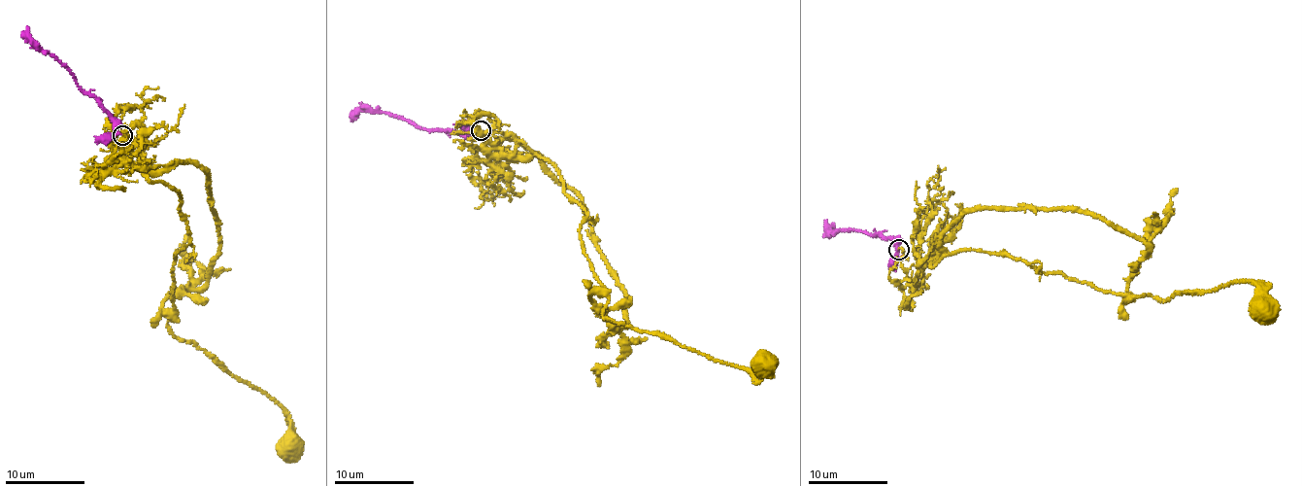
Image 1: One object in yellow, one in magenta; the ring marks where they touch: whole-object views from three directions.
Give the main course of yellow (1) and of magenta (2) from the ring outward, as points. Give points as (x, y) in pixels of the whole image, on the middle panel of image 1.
1: (481, 130), (544, 156), (585, 210), (602, 316), (760, 362)
2: (479, 130), (466, 135), (425, 128), (369, 111), (358, 114), (350, 121)

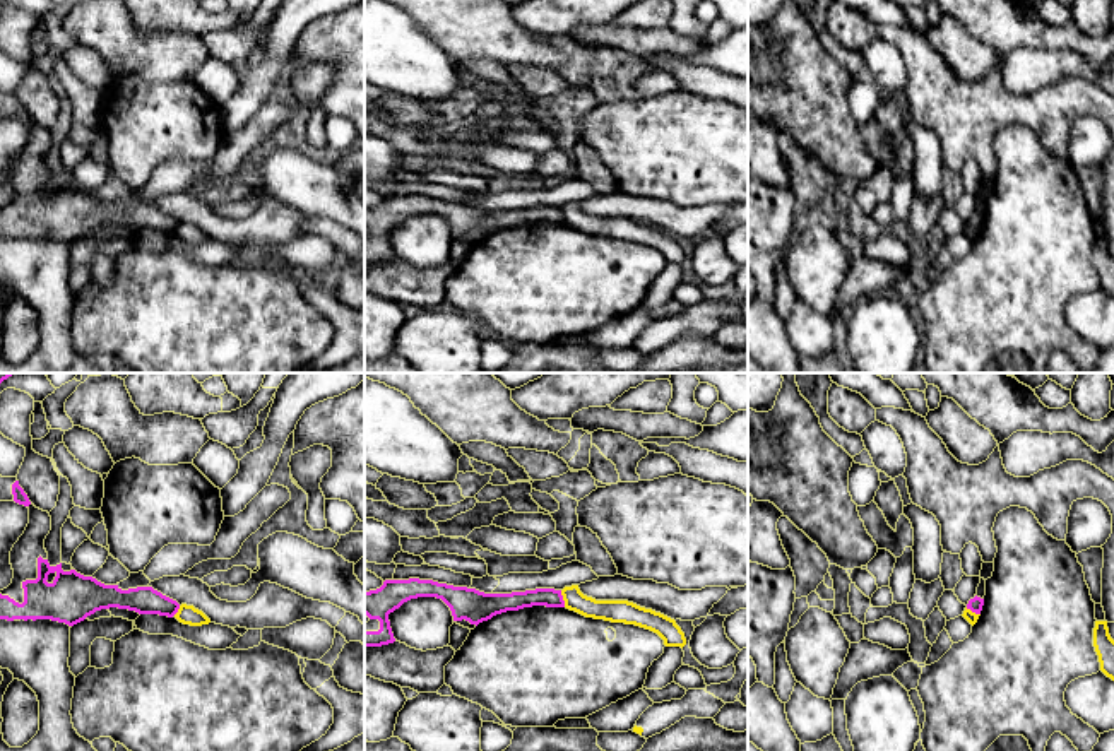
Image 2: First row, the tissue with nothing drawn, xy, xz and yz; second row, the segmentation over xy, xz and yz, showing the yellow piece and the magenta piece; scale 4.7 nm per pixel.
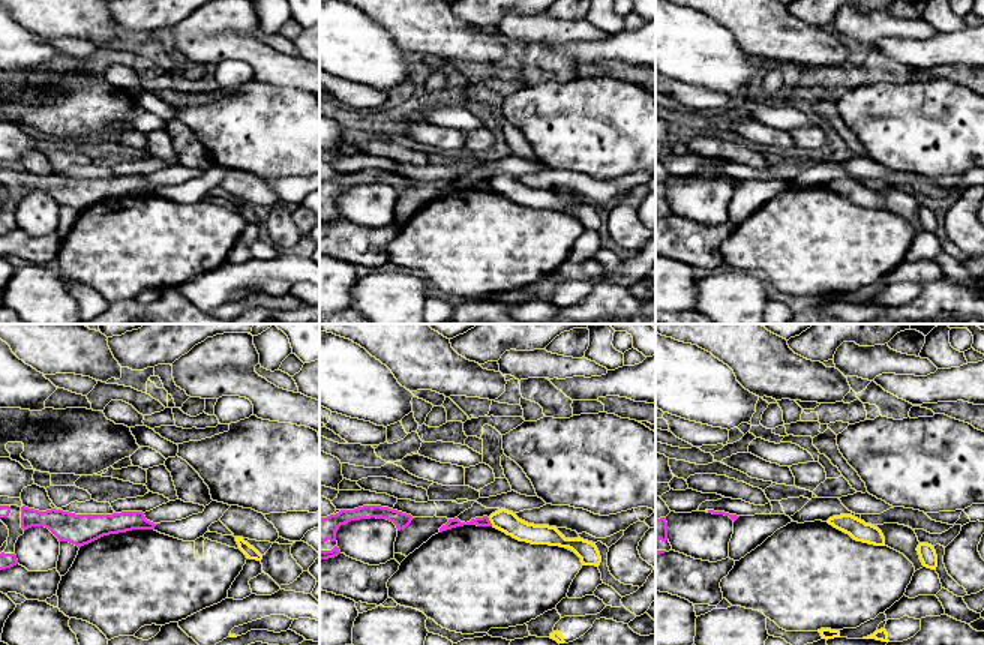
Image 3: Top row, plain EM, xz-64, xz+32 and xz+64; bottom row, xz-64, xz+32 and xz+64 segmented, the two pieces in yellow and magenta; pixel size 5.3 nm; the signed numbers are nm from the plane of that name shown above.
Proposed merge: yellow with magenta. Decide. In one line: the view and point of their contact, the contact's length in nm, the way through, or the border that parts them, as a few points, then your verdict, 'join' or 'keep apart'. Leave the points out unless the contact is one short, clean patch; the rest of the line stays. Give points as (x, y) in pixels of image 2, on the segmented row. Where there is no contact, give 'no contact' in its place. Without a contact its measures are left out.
contact xz (563, 599); length 80 nm; way xz (615, 611), (563, 599), (550, 597); join

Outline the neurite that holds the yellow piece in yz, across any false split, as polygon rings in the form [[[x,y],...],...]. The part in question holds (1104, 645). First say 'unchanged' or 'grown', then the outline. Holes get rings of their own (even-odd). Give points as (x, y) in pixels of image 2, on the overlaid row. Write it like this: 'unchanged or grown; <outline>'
unchanged; [[[1095,621],[1093,647],[1099,655],[1100,671],[1114,681],[1114,640],[1109,635],[1107,621]]]

